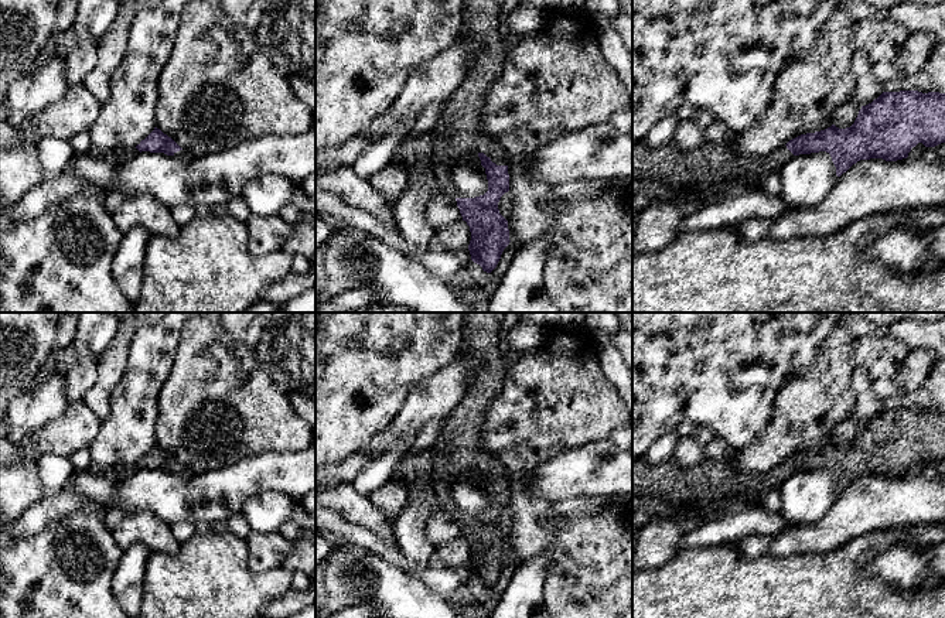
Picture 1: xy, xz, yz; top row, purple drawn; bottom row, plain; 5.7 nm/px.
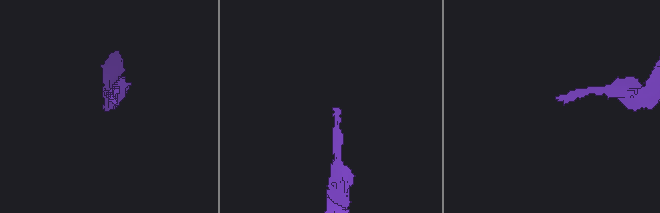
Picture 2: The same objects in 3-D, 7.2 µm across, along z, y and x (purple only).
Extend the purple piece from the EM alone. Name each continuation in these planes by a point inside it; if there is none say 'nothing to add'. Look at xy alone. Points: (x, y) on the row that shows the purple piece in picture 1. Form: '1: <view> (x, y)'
1: xy (183, 154)

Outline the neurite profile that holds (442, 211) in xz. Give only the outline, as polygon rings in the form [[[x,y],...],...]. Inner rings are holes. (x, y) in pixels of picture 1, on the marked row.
[[[439,191],[427,206],[426,219],[434,229],[461,221],[456,197],[450,191]]]

